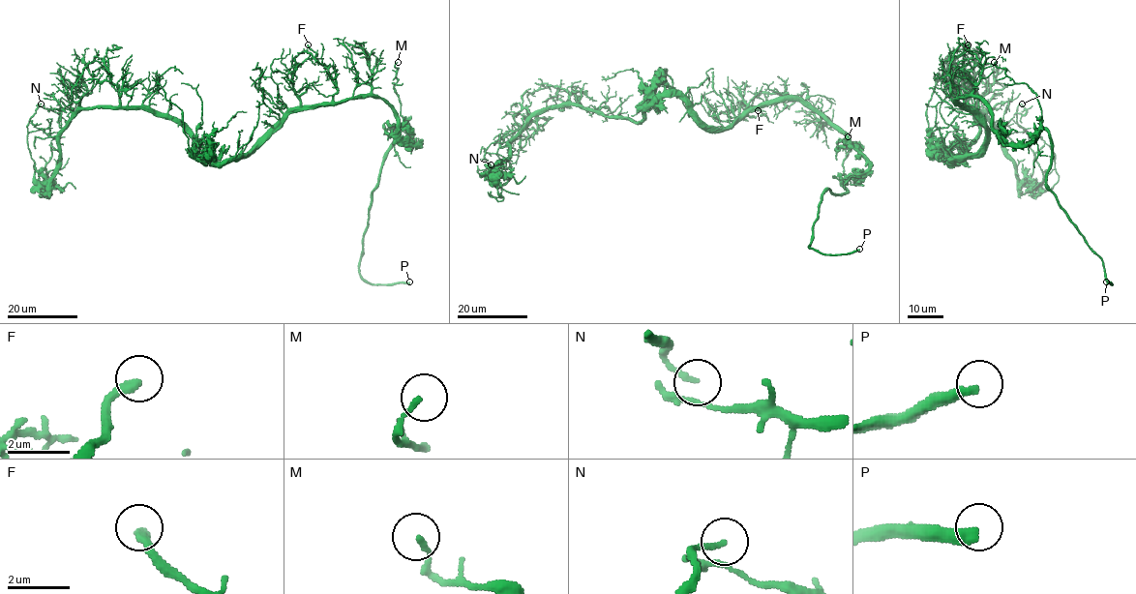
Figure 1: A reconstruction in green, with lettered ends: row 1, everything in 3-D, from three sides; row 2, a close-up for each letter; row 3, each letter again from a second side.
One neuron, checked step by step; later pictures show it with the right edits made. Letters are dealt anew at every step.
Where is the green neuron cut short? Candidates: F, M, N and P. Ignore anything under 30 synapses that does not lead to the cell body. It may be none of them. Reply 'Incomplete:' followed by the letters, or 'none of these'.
Incomplete: P

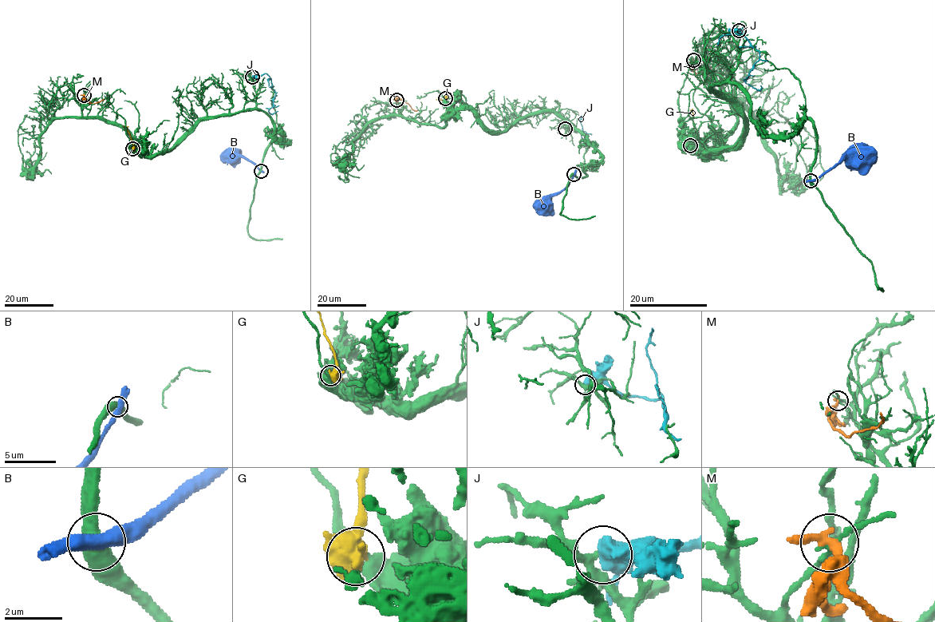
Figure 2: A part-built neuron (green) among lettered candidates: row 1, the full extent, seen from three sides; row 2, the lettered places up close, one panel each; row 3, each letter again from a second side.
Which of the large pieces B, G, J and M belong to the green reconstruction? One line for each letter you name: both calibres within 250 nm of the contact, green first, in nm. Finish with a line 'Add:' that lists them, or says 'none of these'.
G: 380/500 nm
Add: G

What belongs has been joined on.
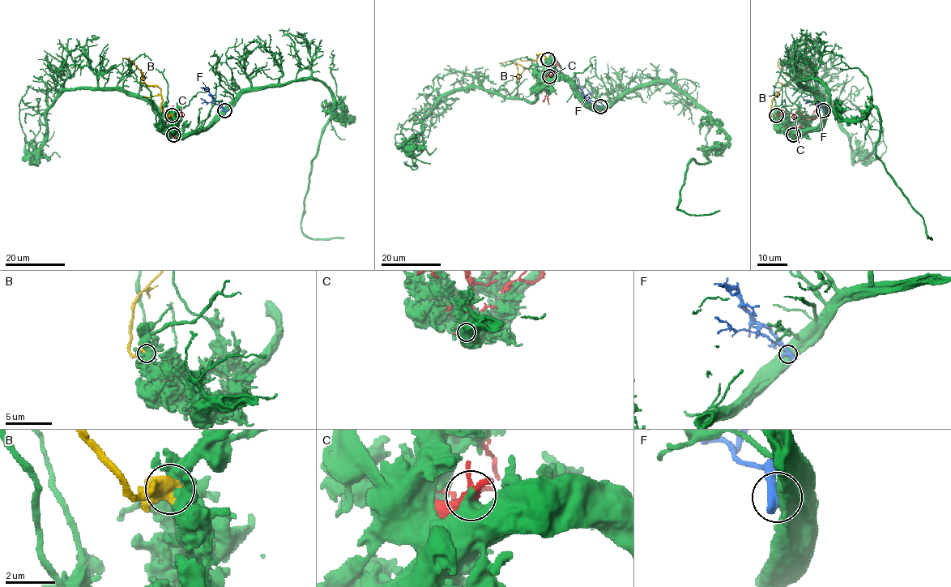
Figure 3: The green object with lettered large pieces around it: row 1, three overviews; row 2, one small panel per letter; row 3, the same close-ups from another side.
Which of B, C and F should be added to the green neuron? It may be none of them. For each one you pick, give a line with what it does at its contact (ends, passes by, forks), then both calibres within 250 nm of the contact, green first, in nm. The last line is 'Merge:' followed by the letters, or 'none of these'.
B: it forks; calibres 650 and 500 nm
Merge: B

